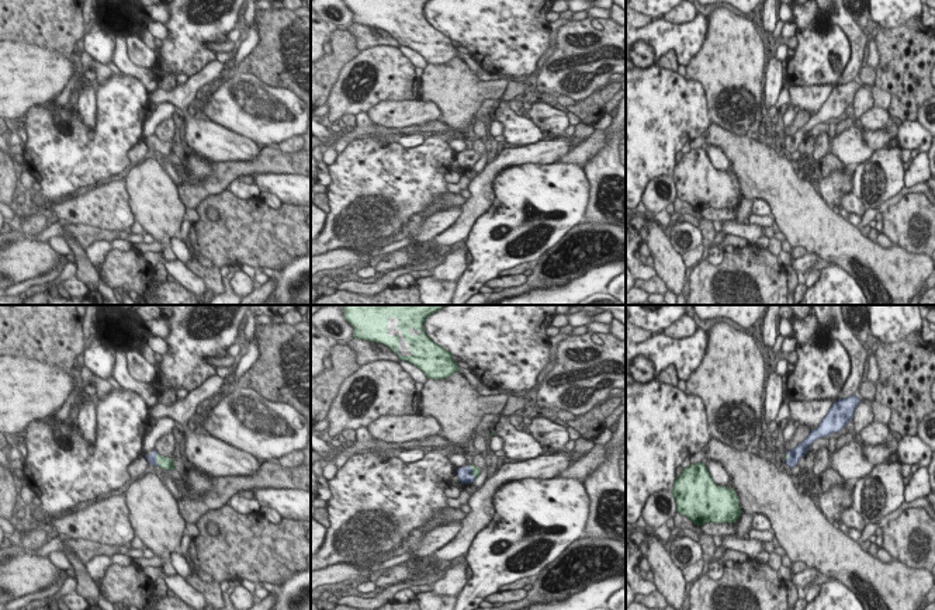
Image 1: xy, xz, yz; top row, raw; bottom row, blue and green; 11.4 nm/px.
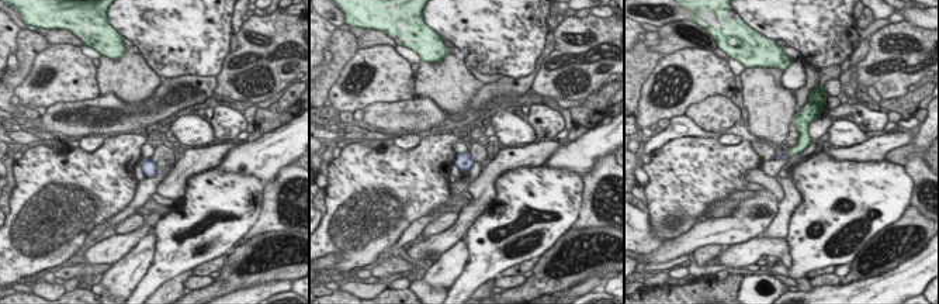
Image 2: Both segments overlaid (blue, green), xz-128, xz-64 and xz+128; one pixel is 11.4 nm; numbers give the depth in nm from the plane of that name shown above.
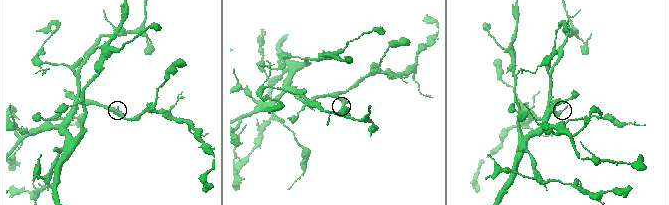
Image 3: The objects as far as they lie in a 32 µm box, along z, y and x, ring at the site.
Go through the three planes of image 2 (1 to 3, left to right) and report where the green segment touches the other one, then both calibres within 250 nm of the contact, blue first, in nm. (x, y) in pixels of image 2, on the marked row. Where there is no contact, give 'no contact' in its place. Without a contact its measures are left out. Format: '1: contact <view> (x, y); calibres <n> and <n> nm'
1: no contact
2: no contact
3: no contact

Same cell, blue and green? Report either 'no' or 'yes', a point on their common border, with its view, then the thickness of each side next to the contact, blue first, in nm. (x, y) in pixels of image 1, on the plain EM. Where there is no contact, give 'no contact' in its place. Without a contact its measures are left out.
yes; meets blue in xy at (156, 145); 100 nm thick on the blue side, 140 nm on the other

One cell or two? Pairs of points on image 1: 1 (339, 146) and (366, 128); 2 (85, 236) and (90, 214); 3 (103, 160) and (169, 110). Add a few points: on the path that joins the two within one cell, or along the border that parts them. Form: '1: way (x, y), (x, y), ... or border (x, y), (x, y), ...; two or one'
1: way (346, 139), (359, 131); one
2: border (73, 224), (99, 226), (107, 232); two
3: border (146, 121), (141, 141); two

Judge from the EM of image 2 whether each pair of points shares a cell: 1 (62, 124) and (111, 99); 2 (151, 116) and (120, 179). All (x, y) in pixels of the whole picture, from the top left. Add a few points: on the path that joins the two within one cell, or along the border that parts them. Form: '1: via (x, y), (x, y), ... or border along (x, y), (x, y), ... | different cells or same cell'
1: via (58, 111), (93, 104) | same cell
2: border along (134, 131), (142, 134) | different cells

